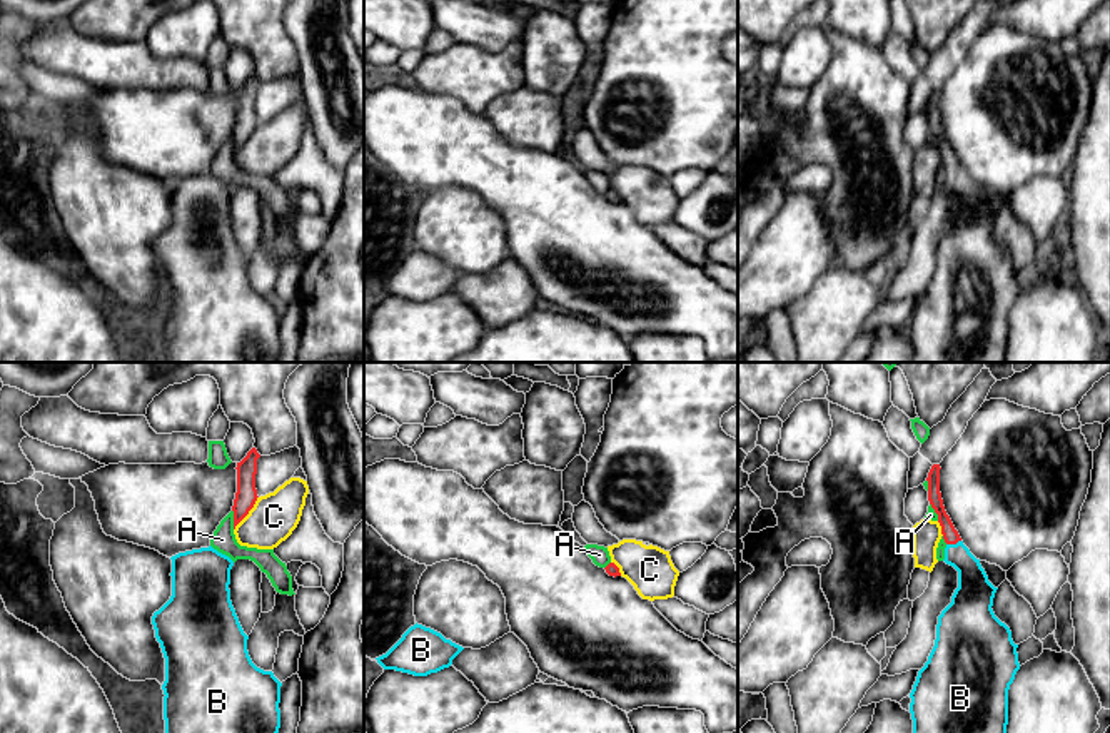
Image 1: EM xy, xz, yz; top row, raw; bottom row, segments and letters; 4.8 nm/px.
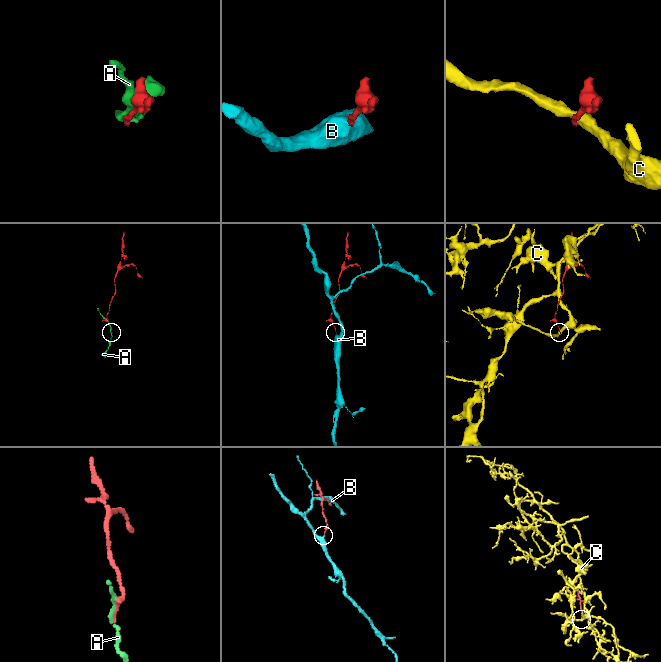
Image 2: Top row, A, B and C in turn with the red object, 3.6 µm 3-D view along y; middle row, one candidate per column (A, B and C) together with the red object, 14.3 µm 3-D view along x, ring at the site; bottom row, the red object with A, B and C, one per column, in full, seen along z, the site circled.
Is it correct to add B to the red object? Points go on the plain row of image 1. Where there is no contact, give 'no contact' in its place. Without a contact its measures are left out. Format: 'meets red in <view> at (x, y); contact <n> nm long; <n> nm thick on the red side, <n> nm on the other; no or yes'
meets red in yz at (953, 169); contact 80 nm long; 80 nm thick on the red side, 160 nm on the other; yes

